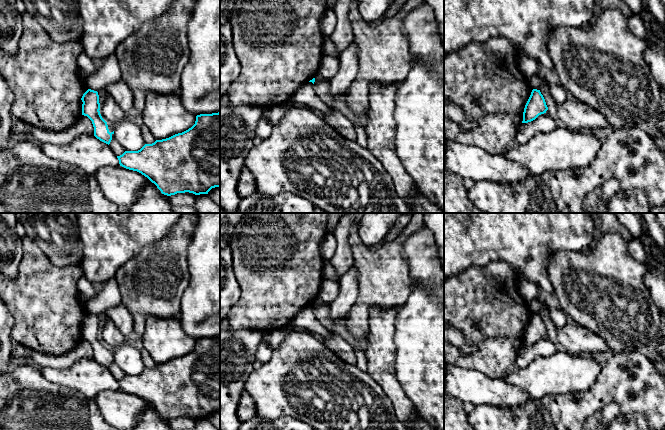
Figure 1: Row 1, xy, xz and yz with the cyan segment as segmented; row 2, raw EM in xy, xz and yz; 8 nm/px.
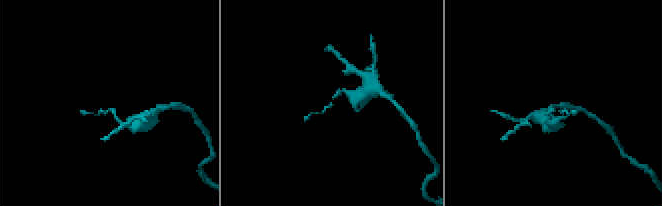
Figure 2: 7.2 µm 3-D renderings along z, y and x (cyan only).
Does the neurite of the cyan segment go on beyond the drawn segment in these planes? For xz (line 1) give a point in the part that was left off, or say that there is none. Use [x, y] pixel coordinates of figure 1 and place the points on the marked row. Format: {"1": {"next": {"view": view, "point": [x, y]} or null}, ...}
{"1": {"next": null}}

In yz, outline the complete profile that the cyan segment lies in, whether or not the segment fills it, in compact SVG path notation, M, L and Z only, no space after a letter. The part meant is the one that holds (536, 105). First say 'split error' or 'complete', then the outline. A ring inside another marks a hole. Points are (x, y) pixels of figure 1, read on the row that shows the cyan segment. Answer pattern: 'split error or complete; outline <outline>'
complete; outline M533 89L525 105L522 123L535 120L539 115L546 113L548 107L540 90Z

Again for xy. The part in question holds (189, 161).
complete; outline M220 112L200 114L195 124L188 130L169 138L145 144L138 151L125 151L117 156L120 166L137 171L154 183L162 194L171 196L177 193L208 194L215 187L220 187Z

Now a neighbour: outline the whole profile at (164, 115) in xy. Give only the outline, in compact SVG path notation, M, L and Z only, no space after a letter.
M149 92L141 119L155 139L162 140L191 128L196 115L184 108L178 95Z

